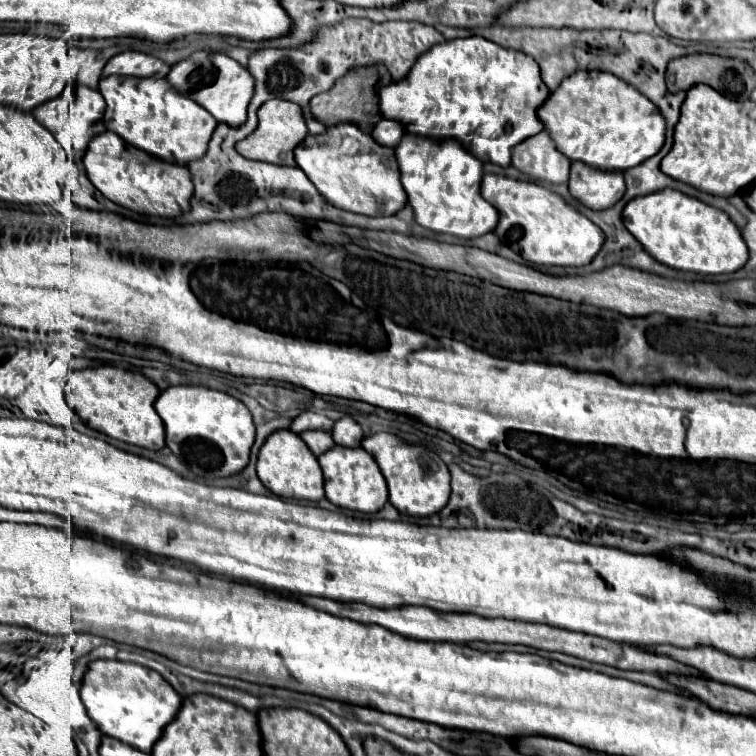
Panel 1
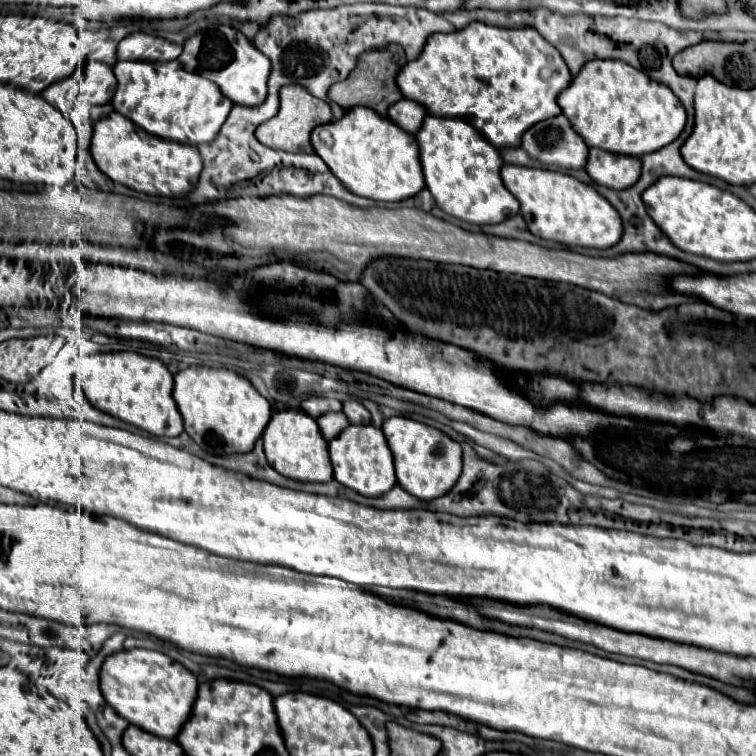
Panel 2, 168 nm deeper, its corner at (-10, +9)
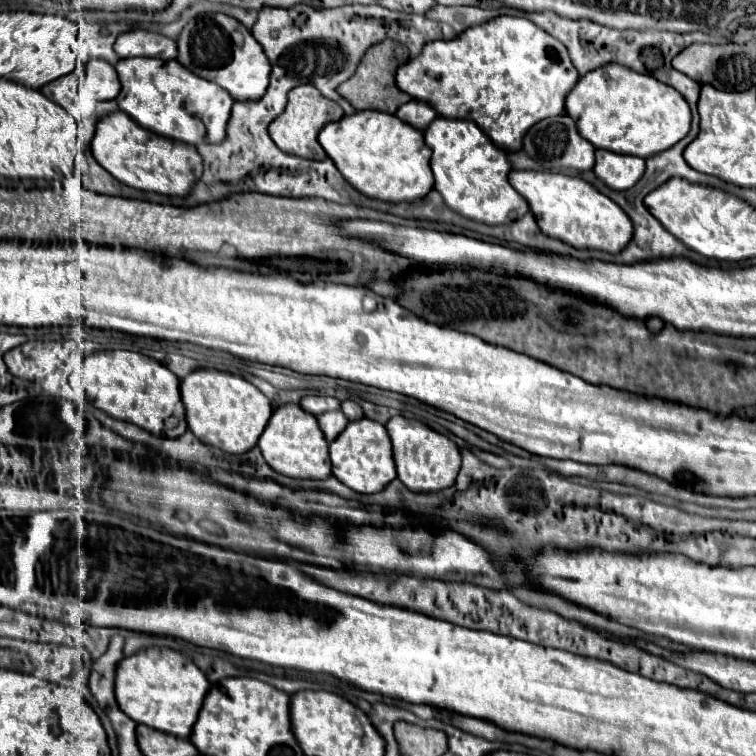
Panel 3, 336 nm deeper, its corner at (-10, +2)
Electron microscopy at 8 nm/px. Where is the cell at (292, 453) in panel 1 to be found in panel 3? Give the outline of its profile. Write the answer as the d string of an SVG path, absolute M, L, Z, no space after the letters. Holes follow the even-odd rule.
M283 405L269 419L267 429L259 437L261 453L267 465L293 479L327 479L331 475L329 459L327 459L327 441L317 425L317 419L303 411L299 405Z

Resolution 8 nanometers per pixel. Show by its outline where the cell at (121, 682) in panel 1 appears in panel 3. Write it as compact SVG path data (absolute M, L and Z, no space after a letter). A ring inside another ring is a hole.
M143 649L131 657L121 659L115 671L115 699L121 711L135 723L179 737L191 735L207 689L207 677L195 667L195 663L171 649Z

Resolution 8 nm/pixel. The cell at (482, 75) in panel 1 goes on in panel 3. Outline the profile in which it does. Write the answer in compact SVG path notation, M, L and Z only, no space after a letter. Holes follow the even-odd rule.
M499 17L483 25L469 27L457 39L431 41L423 51L397 71L397 85L409 97L431 105L441 117L471 119L503 151L521 151L523 135L547 117L565 115L565 97L579 81L569 53L561 41L541 31L523 17Z

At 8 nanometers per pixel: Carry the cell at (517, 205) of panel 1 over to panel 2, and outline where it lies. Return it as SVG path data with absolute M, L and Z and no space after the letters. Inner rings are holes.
M505 164L501 176L509 192L521 202L521 214L535 236L561 242L565 246L599 250L611 248L621 240L623 224L619 212L607 200L603 200L603 196L593 186L579 182L571 174Z

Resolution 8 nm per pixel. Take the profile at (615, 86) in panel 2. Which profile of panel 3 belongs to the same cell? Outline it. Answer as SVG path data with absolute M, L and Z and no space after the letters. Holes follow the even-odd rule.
M609 63L583 75L567 95L565 111L575 119L579 135L593 143L593 147L641 159L673 147L691 127L689 105L673 87L619 63Z

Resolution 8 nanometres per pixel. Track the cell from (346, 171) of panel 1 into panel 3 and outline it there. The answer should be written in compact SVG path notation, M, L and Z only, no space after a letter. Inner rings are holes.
M357 111L335 123L327 123L319 133L319 143L345 181L371 199L387 203L415 201L433 189L433 173L429 167L431 149L425 145L423 133L395 115Z

